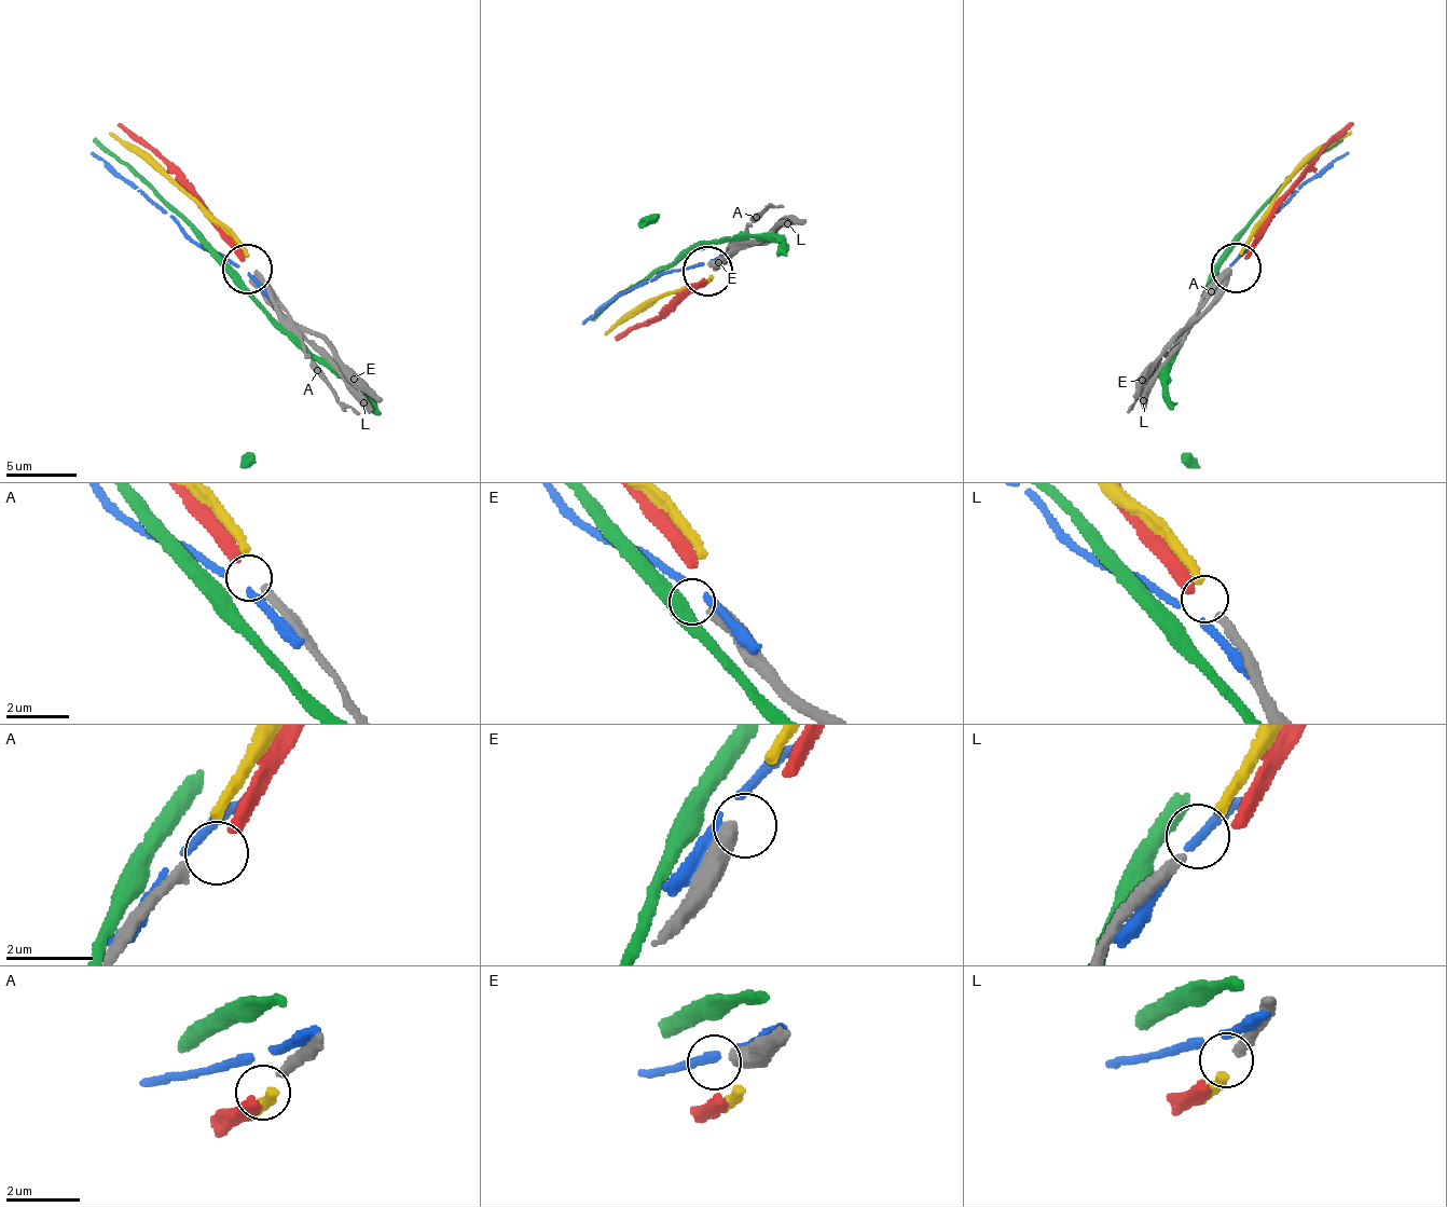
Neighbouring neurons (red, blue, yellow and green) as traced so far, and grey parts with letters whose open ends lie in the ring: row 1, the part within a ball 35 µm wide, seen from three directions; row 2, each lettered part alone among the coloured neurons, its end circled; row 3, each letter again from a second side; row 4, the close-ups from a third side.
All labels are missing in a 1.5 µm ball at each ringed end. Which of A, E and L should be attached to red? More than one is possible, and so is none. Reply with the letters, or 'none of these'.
A

